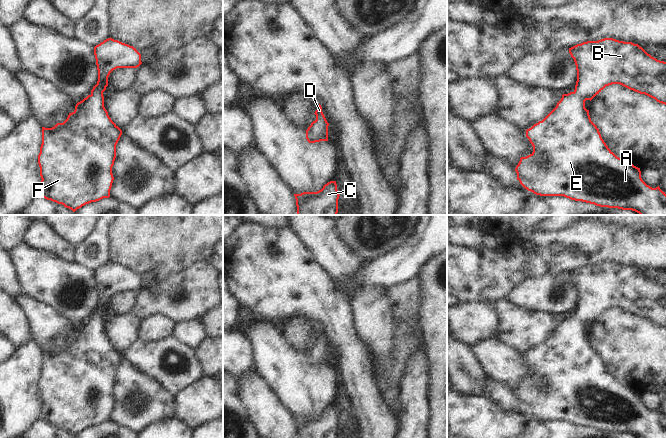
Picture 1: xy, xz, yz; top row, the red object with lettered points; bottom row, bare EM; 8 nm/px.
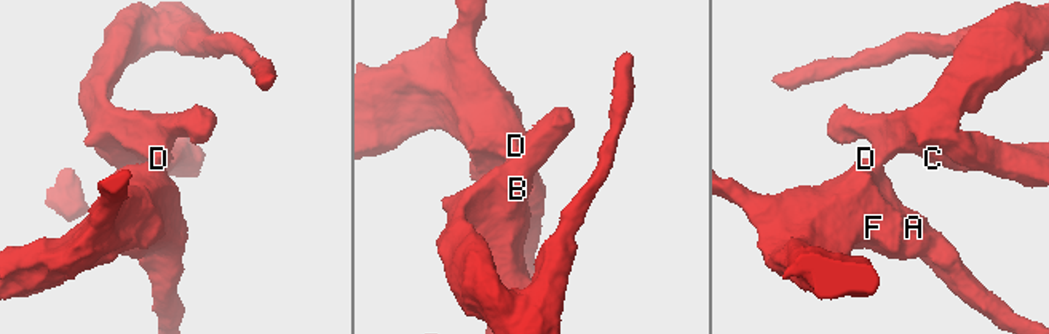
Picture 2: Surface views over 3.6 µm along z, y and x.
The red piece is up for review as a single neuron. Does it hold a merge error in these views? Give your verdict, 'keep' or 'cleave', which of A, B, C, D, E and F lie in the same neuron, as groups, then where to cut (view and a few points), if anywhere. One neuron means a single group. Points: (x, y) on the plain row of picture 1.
keep; groups A B C D E F; cut none

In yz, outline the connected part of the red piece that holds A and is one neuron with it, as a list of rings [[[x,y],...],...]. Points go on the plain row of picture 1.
[[[604,262],[587,265],[569,272],[577,294],[575,314],[563,318],[556,331],[542,344],[526,354],[533,376],[521,381],[515,392],[517,404],[528,415],[540,420],[564,420],[600,431],[632,434],[639,438],[666,438],[666,418],[660,411],[652,412],[641,402],[640,392],[617,381],[606,369],[599,353],[591,345],[585,325],[592,324],[606,310],[620,308],[630,314],[645,318],[666,329],[666,286],[657,284],[638,268]]]

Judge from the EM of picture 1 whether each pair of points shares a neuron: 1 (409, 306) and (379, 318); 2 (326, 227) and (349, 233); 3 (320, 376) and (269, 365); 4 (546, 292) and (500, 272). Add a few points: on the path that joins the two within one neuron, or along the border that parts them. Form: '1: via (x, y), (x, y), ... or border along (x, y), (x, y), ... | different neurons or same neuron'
1: border along (383, 291), (394, 320), (393, 336) | different neurons
2: border along (333, 225), (333, 231), (337, 238), (348, 248) | different neurons
3: via (307, 376), (290, 376), (282, 370) | same neuron
4: border along (545, 274), (539, 277), (527, 278), (506, 298) | different neurons

